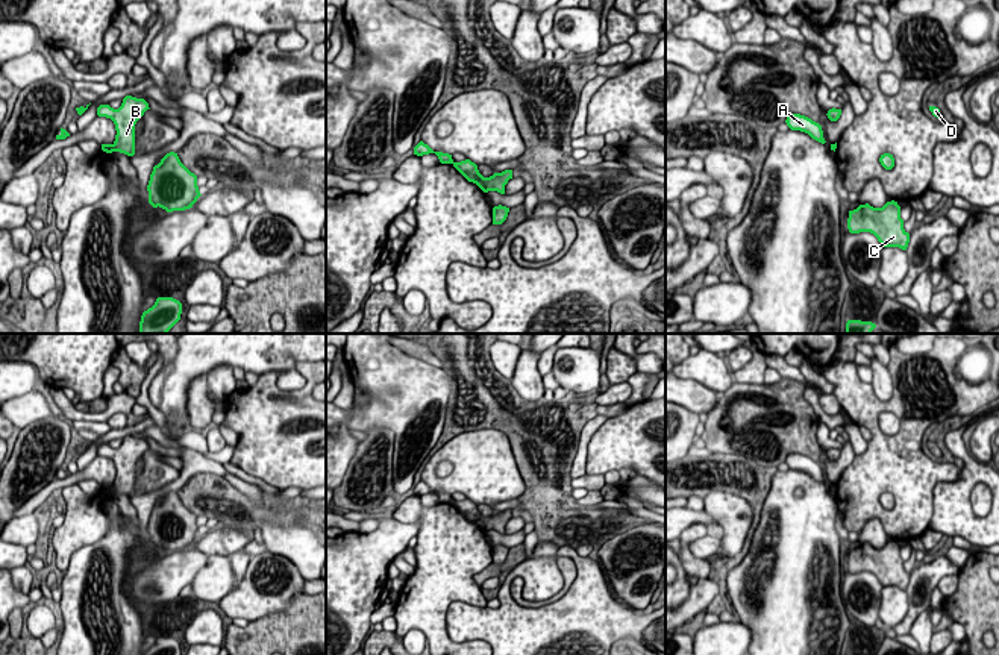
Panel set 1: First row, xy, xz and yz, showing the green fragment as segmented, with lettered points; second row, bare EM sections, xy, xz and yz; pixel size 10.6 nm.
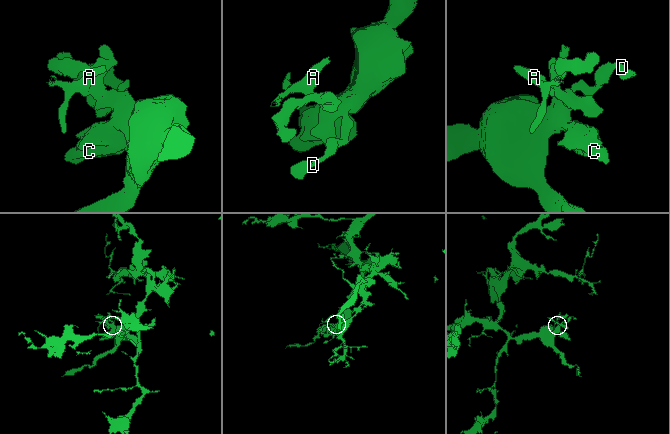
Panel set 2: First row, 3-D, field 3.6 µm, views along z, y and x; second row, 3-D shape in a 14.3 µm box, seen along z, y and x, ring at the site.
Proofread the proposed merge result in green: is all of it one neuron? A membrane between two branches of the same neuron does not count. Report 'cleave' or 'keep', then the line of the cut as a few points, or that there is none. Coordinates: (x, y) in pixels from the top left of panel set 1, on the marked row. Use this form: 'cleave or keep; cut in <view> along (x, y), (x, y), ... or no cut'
cleave; cut in xy along (111, 144), (112, 150)

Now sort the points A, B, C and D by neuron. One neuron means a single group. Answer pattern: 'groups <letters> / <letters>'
groups A / B C D

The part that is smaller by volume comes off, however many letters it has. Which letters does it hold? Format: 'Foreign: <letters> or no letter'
Foreign: A

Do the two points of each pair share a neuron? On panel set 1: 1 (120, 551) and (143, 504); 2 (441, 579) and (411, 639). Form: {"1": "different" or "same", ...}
{"1": "different", "2": "different"}

